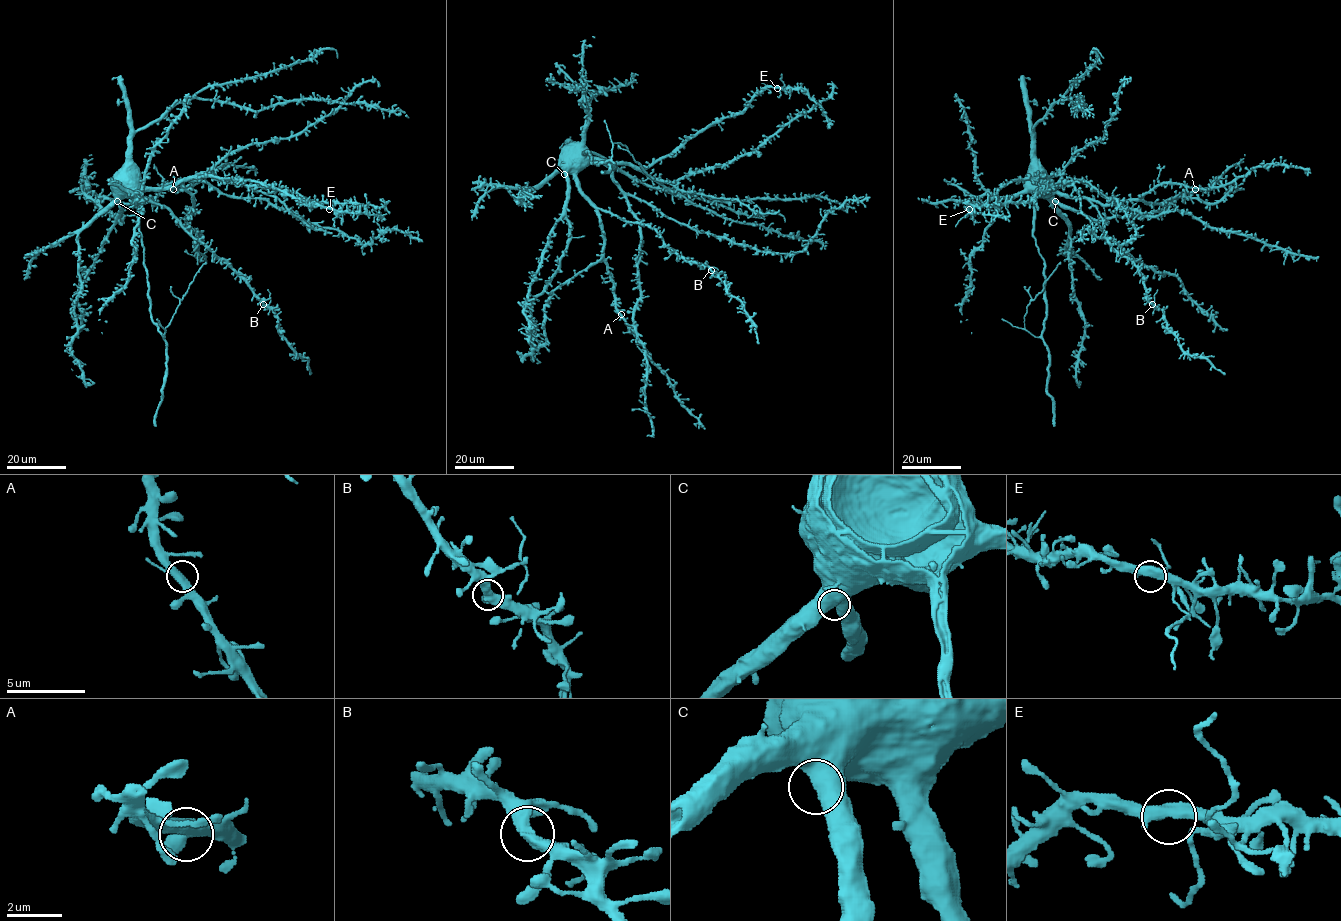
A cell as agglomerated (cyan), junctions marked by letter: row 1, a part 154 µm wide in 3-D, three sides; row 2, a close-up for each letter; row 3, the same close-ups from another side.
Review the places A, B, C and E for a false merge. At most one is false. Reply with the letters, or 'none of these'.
none of these

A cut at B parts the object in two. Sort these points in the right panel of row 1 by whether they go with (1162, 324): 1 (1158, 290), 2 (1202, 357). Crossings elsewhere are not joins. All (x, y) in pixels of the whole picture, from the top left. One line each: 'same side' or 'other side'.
1: same side
2: same side

